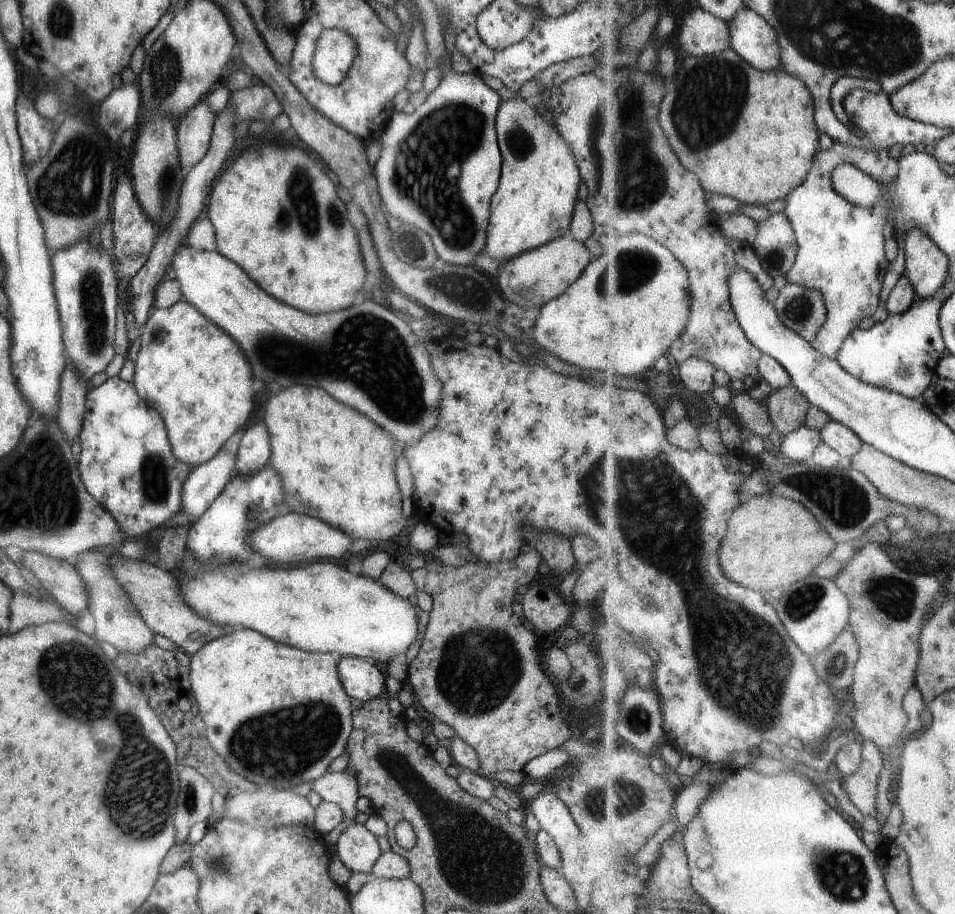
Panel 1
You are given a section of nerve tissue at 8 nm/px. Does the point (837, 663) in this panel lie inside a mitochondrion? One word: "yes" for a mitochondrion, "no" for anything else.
yes

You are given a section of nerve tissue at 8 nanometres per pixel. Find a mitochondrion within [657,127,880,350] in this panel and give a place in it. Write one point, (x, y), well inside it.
(799, 309)

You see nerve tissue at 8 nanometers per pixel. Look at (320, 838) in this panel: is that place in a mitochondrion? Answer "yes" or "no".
no

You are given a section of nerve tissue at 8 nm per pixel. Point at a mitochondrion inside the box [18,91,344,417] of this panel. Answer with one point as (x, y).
(63, 198)

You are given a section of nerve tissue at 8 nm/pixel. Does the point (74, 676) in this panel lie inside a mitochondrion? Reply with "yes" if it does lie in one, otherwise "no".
yes

